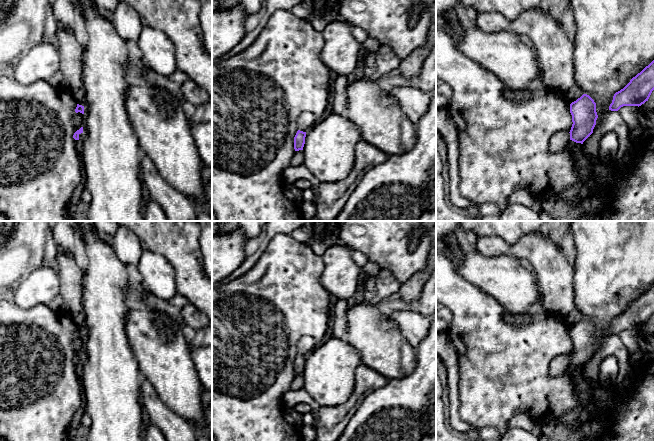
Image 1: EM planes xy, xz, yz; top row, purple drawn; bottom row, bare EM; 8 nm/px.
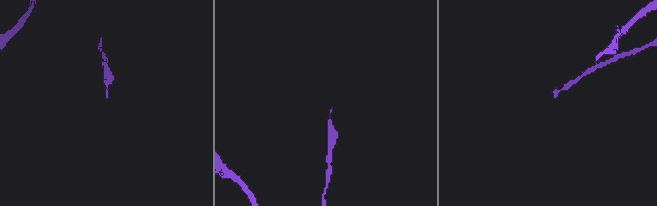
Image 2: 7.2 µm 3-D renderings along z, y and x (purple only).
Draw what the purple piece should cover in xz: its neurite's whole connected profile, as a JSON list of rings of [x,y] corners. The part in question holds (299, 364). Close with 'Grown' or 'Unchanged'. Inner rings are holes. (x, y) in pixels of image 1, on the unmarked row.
[[[303,336],[299,339],[297,344],[298,355],[294,361],[295,375],[303,374],[306,356],[316,347],[318,343],[319,341],[311,336]]]. Grown

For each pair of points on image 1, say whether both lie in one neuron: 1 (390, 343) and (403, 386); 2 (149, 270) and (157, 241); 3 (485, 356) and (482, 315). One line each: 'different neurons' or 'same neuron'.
1: different neurons
2: different neurons
3: same neuron

